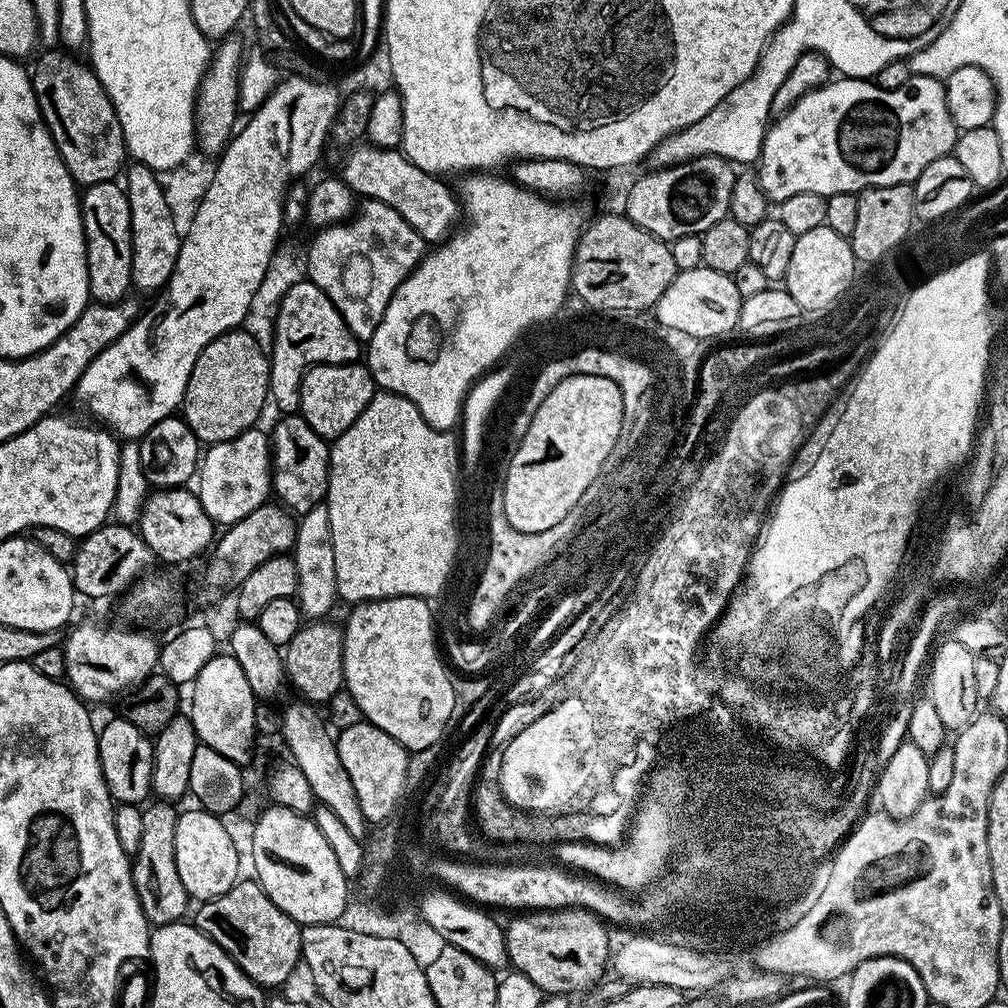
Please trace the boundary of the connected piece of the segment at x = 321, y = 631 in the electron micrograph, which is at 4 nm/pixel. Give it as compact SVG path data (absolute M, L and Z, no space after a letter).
M327 619L305 623L298 630L298 634L290 638L290 642L282 652L287 683L300 688L301 694L304 695L301 697L313 706L327 705L328 700L334 698L334 694L338 694L344 688L344 633L337 625L335 628L334 625L328 623Z

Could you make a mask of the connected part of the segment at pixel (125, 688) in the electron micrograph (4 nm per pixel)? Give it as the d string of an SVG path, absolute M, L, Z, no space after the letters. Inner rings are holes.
M88 620L71 633L63 642L66 683L81 700L100 704L112 700L119 692L131 693L140 687L149 676L157 671L161 645L144 630L131 627L103 628ZM93 700L93 701L92 701Z

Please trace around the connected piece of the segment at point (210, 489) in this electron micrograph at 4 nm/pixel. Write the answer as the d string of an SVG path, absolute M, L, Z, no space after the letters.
M260 426L248 428L242 434L238 434L238 438L230 438L226 442L211 445L199 461L198 479L200 478L200 488L198 487L198 495L206 514L217 525L227 526L246 518L246 514L250 514L250 510L258 510L258 506L265 504L273 491L272 445L269 433L263 432L262 428Z

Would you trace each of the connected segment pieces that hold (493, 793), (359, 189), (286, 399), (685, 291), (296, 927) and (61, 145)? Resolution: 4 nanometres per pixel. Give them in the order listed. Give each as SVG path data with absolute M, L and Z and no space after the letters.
M496 768L496 772L479 772L472 795L472 812L481 835L493 843L523 843L543 844L548 846L553 842L580 841L596 844L598 846L614 846L624 837L628 827L628 814L626 810L615 812L613 815L595 815L590 811L580 812L570 810L558 812L554 815L549 813L532 813L522 811L509 804L508 799L503 796L500 786L501 770Z
M362 144L351 149L344 162L340 177L359 197L385 202L397 210L402 218L428 244L438 244L451 235L462 216L459 197L437 175L426 172L409 162L403 151Z
M303 278L297 285L285 292L277 312L275 336L270 351L270 382L268 390L271 403L276 403L277 413L292 414L300 406L300 383L308 369L316 364L350 364L359 361L362 356L362 344L346 326L340 311L326 298L324 291L314 281Z
M703 266L677 271L674 282L666 286L666 294L662 294L662 298L656 303L655 323L678 330L685 338L693 341L707 342L706 340L712 340L715 336L737 331L740 301L738 286L734 286L732 277L727 272L710 270Z
M241 879L226 894L213 900L205 900L194 917L194 923L256 984L265 989L279 989L287 982L290 972L301 959L301 925L291 920L285 912L278 910L274 902L262 890L255 879Z
M56 50L41 51L35 57L36 69L30 72L44 124L77 185L116 180L126 164L126 149L112 99L106 94L95 71L76 57L79 55L68 50L52 51Z

